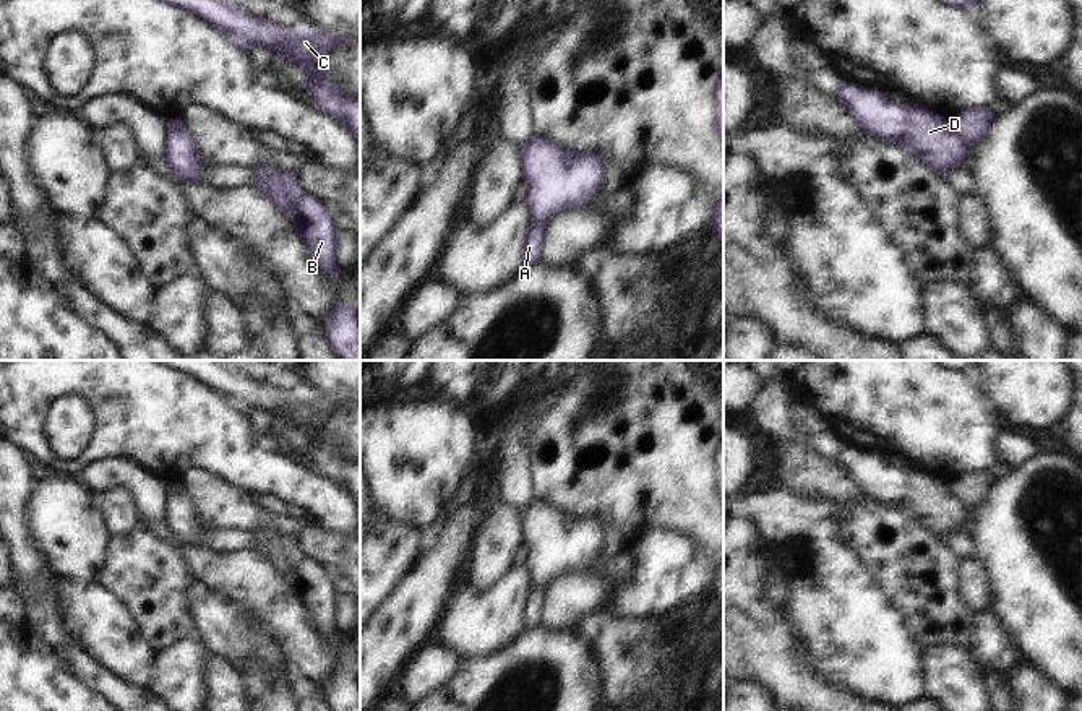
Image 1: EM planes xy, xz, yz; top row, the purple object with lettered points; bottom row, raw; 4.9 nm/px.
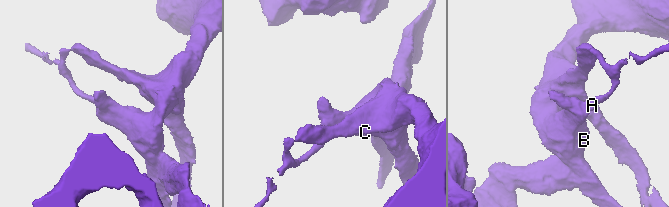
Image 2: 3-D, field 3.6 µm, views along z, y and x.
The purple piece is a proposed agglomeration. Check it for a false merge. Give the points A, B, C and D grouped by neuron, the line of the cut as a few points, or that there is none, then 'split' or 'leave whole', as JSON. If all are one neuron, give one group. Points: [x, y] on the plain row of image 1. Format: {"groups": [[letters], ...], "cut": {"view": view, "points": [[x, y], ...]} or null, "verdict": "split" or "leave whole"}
{"groups": [["A"], ["B", "C", "D"]], "cut": {"view": "yz", "points": [[946, 482], [946, 487], [966, 507]]}, "verdict": "split"}

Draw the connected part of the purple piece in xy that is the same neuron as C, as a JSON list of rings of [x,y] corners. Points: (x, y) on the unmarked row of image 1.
[[[216,360],[157,362],[203,381],[245,416],[250,411],[266,411],[281,420],[292,422],[308,437],[302,450],[308,455],[310,464],[318,466],[328,479],[346,489],[360,505],[360,461],[347,459],[337,446],[324,440],[328,417],[355,401],[326,398],[305,390],[284,391]]]

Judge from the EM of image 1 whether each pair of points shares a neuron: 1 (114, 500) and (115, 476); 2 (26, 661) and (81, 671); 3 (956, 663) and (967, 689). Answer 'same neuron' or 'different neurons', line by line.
1: different neurons
2: different neurons
3: same neuron

